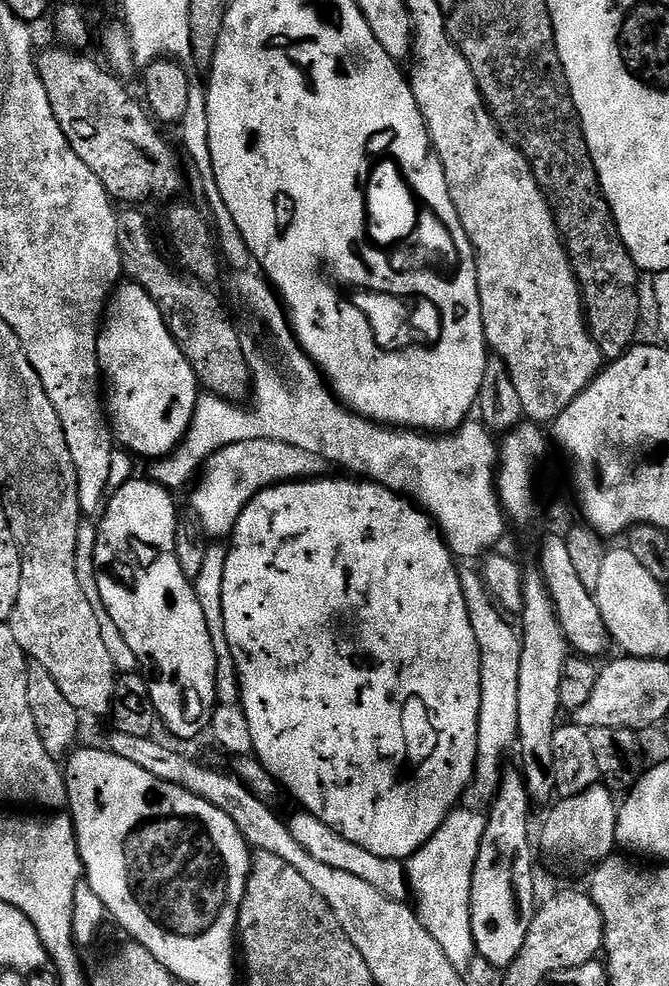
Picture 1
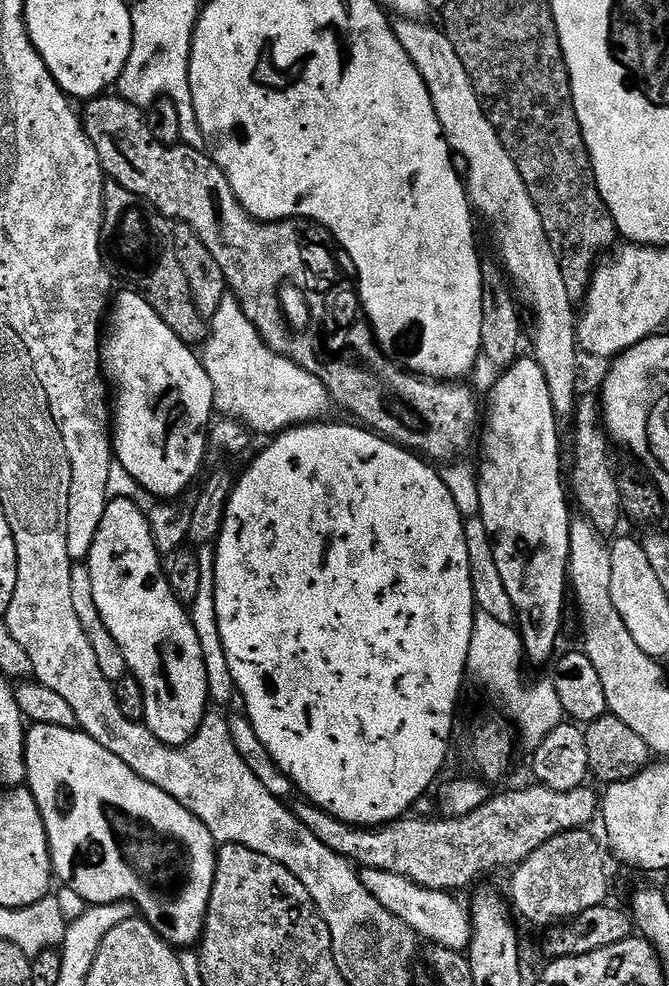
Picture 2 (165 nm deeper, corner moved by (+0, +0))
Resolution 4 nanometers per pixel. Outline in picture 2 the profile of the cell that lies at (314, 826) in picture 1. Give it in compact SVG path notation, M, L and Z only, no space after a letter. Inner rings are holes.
M365 868L360 872L360 881L390 914L402 918L406 926L415 932L421 941L429 940L429 945L455 952L464 952L472 941L472 917L469 909L464 908L451 892L439 892L433 888L422 886L410 878L402 878L402 874L390 874L386 870Z

